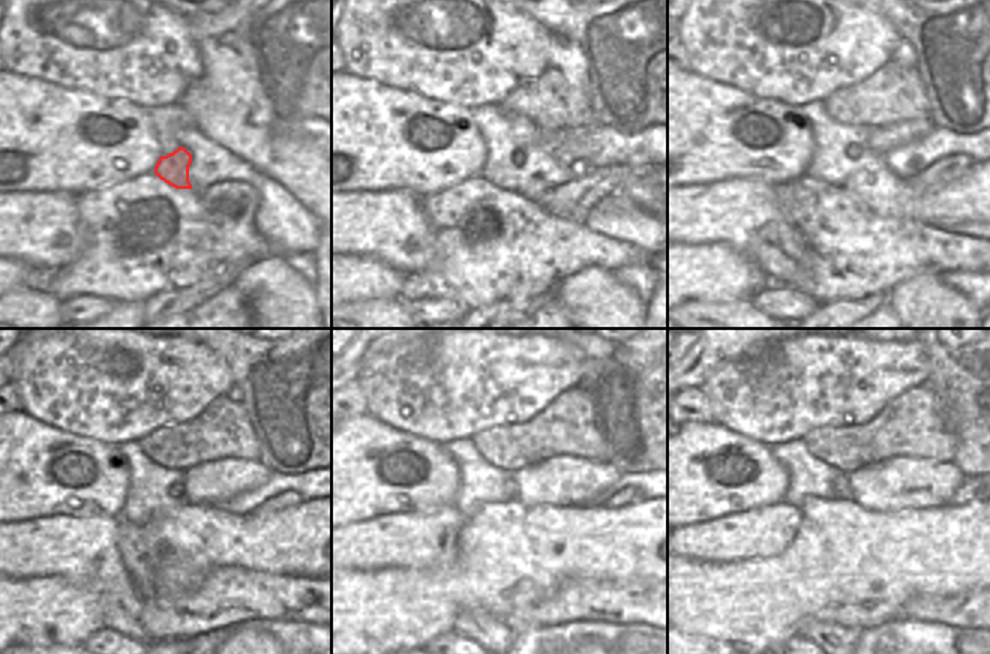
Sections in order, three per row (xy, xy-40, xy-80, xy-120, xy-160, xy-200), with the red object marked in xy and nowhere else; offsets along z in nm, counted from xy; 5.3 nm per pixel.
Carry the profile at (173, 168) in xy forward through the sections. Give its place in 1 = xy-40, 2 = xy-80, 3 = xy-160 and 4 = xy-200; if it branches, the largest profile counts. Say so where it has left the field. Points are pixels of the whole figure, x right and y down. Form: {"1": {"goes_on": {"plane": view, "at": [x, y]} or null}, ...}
{"1": {"goes_on": {"plane": "xy-40", "at": [518, 156]}}, "2": {"goes_on": {"plane": "xy-80", "at": [852, 152]}}, "3": {"goes_on": {"plane": "xy-160", "at": [510, 489]}}, "4": {"goes_on": {"plane": "xy-200", "at": [840, 488]}}}

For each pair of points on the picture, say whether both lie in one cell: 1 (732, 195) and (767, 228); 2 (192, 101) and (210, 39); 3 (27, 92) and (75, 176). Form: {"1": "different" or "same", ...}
{"1": "same", "2": "same", "3": "same"}

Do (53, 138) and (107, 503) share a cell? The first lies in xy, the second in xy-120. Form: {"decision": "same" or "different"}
{"decision": "same"}

